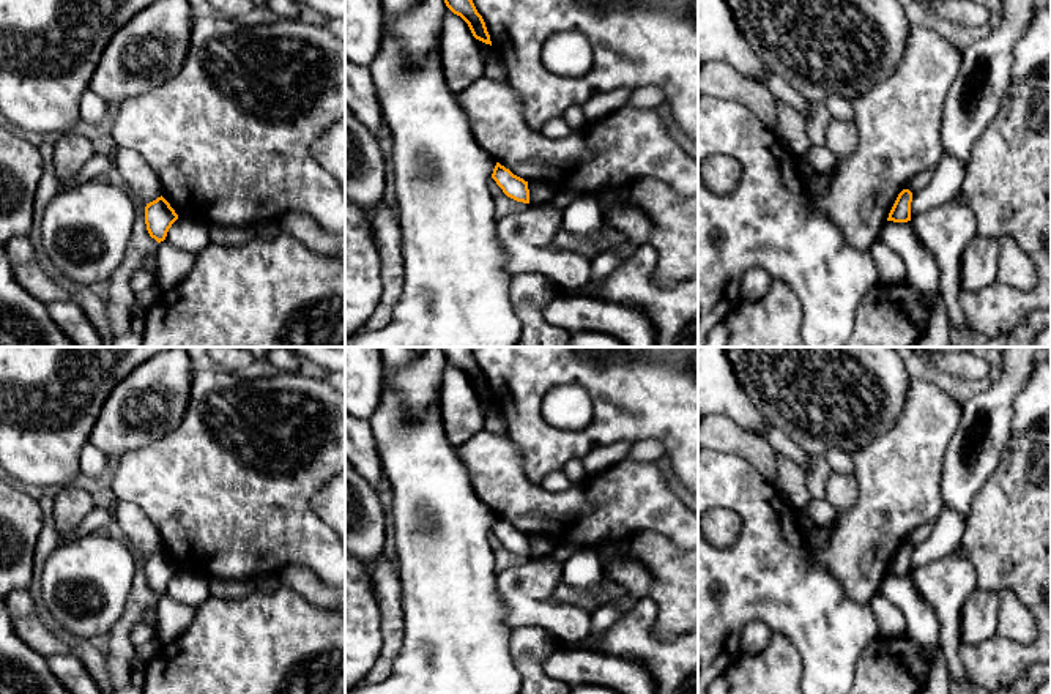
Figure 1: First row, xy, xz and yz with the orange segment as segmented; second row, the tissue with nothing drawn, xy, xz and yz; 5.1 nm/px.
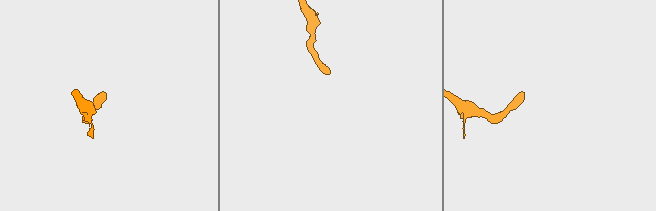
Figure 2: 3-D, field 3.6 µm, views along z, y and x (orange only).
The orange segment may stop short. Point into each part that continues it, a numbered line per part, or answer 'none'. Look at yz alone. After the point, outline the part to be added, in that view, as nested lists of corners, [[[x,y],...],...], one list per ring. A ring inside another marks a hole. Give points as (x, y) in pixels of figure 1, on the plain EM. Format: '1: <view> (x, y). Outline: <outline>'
none

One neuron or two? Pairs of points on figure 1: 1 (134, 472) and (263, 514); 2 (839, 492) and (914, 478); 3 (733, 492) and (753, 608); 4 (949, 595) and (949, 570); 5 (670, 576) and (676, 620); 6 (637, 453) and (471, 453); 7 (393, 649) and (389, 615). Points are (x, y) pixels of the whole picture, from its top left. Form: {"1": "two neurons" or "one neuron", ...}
{"1": "one neuron", "2": "two neurons", "3": "one neuron", "4": "one neuron", "5": "one neuron", "6": "two neurons", "7": "one neuron"}

